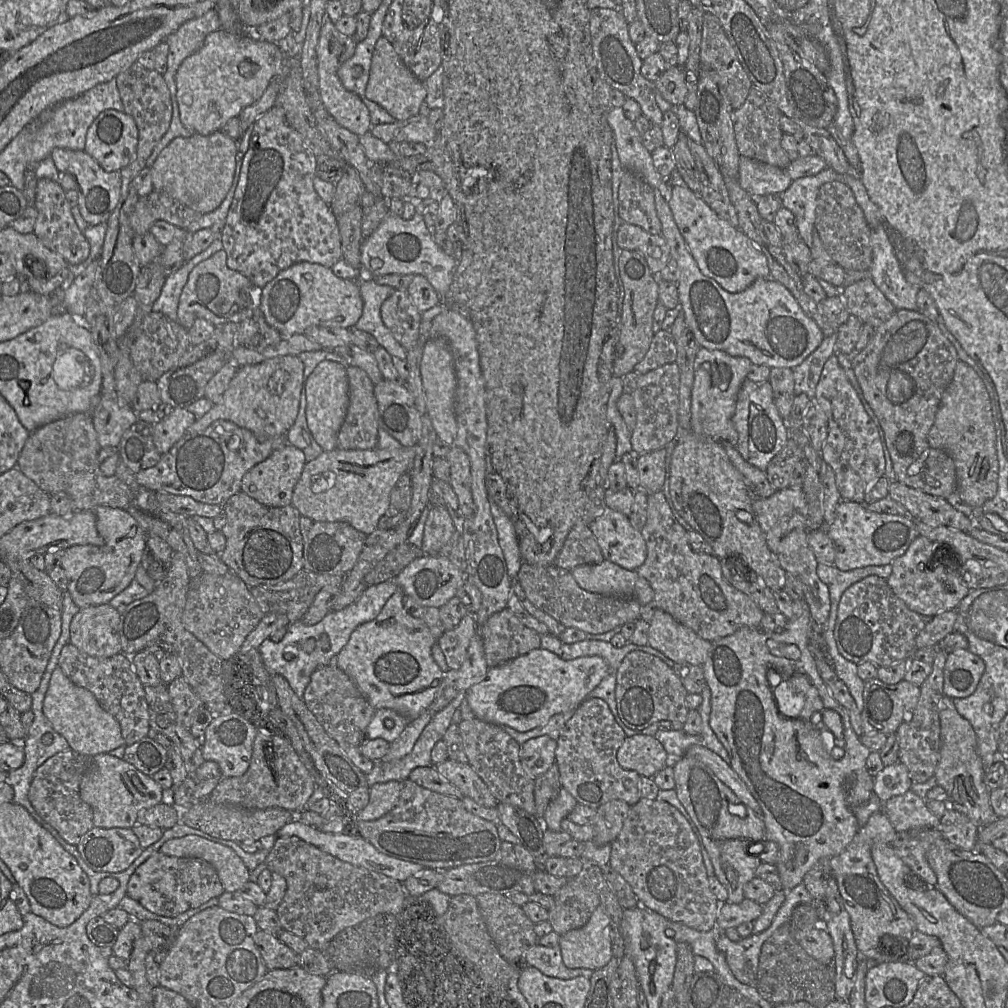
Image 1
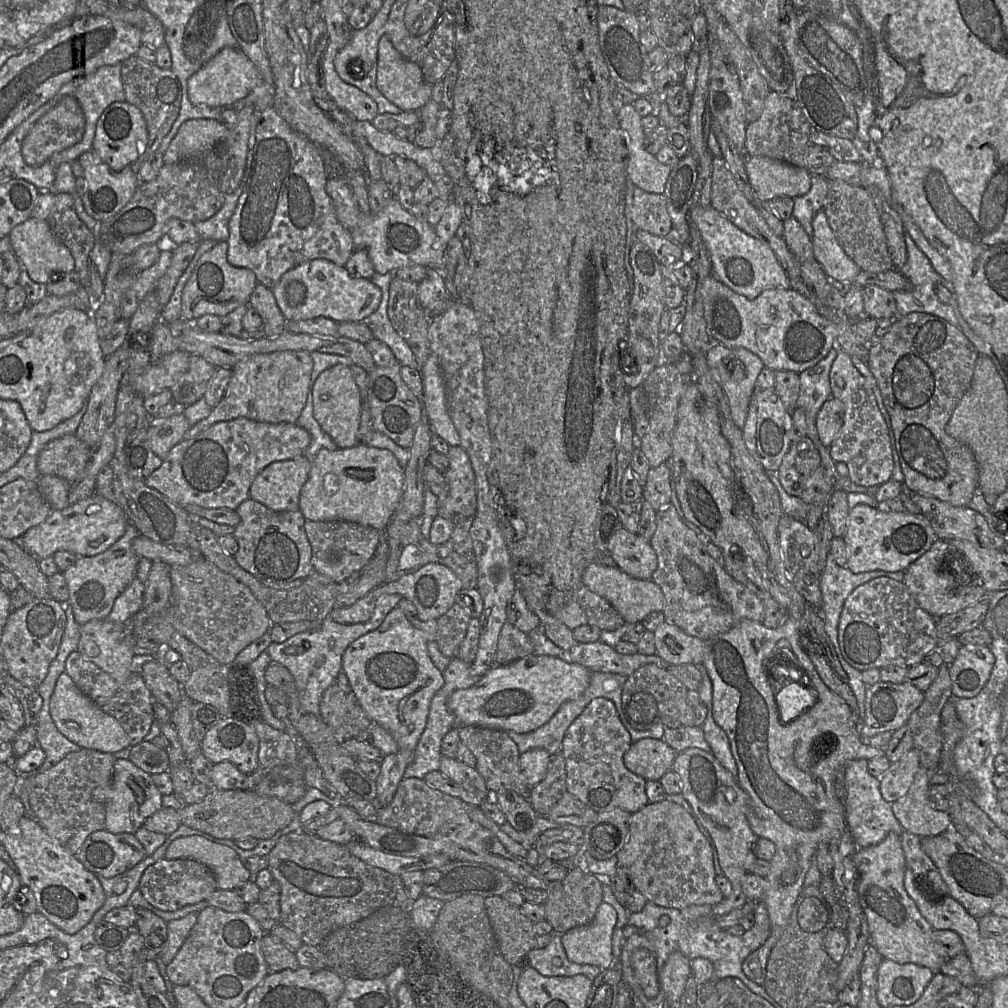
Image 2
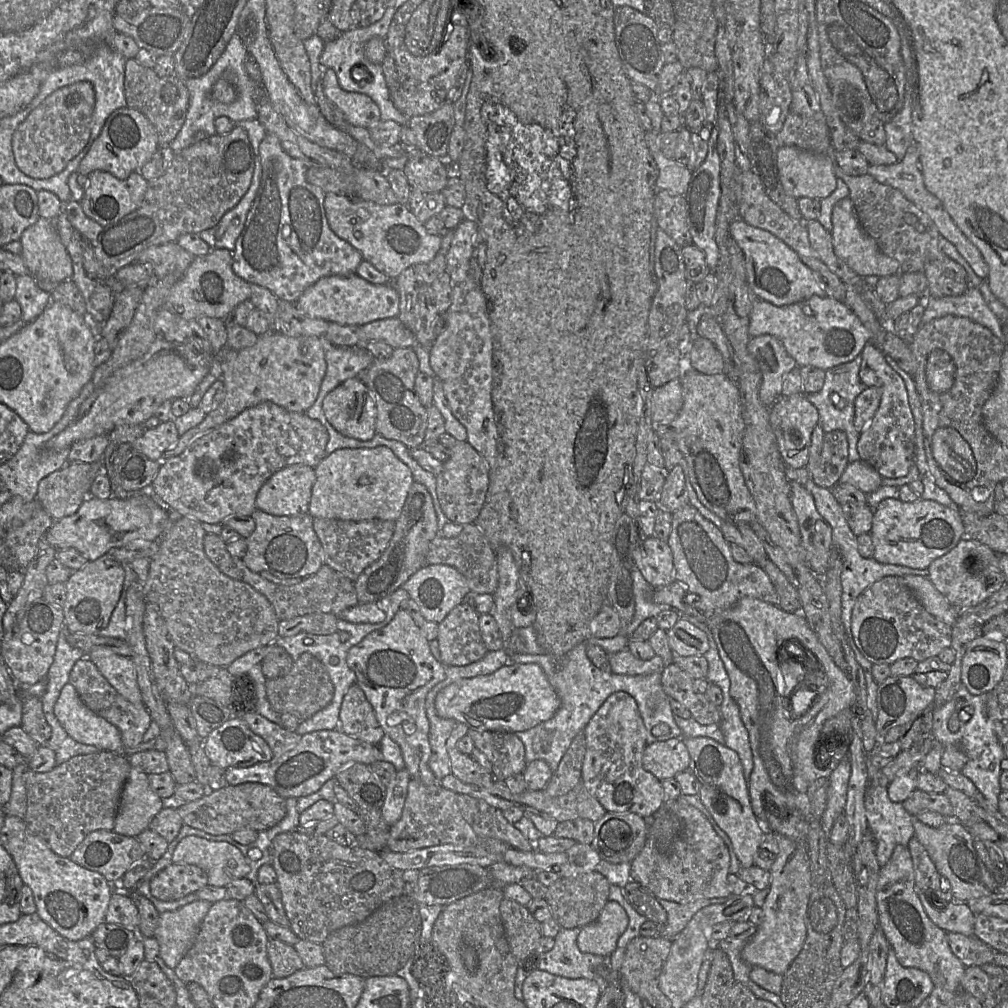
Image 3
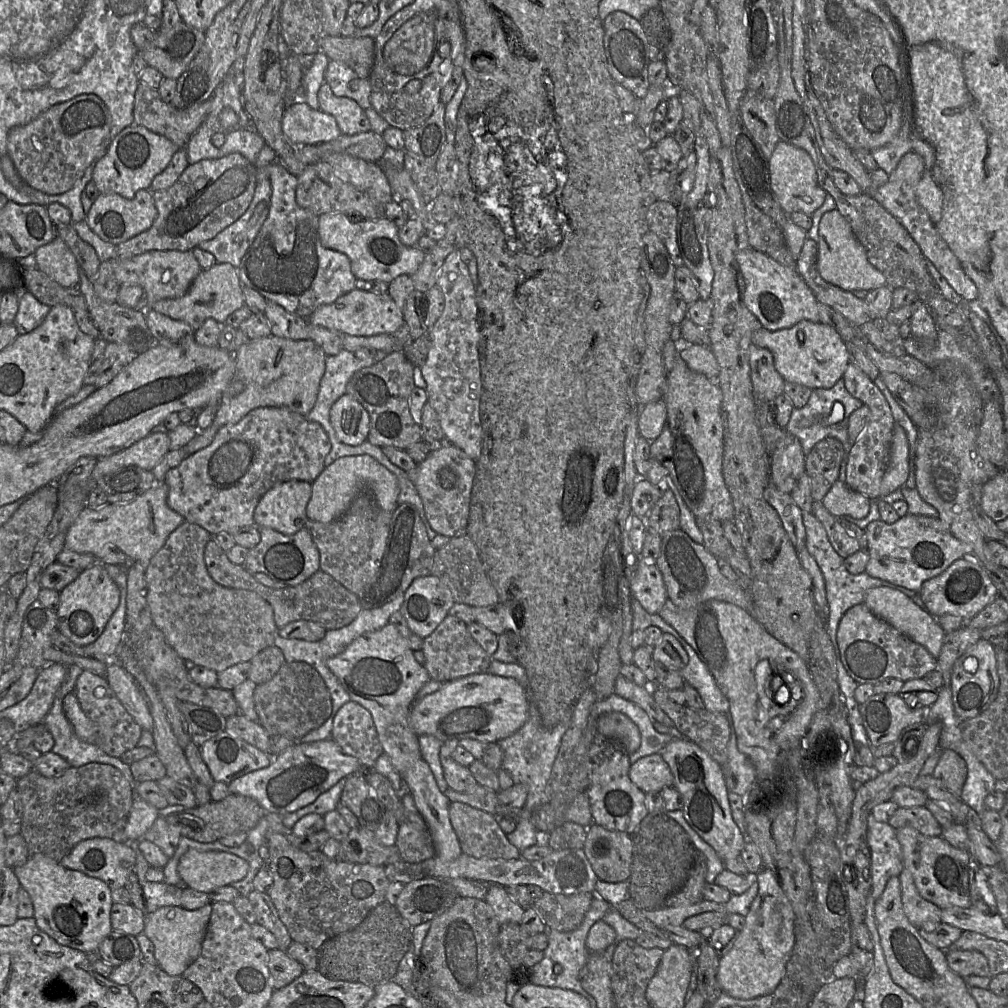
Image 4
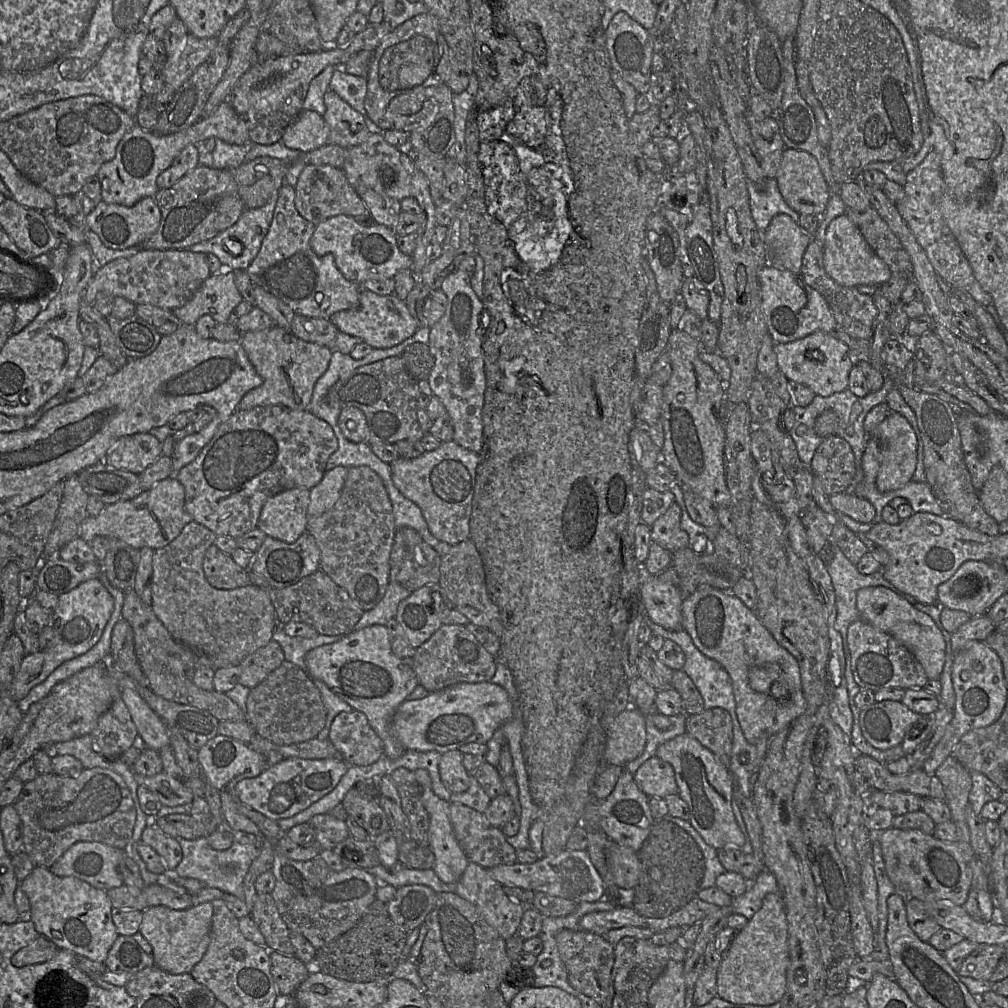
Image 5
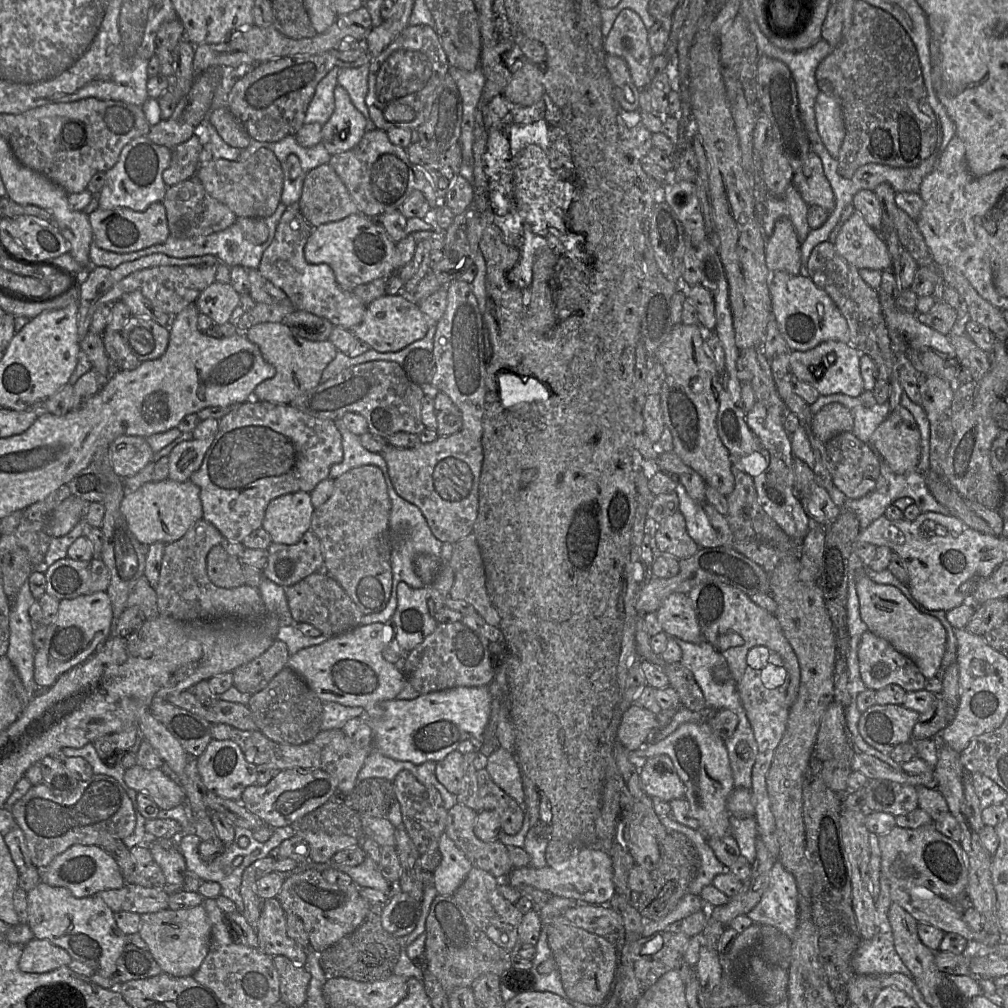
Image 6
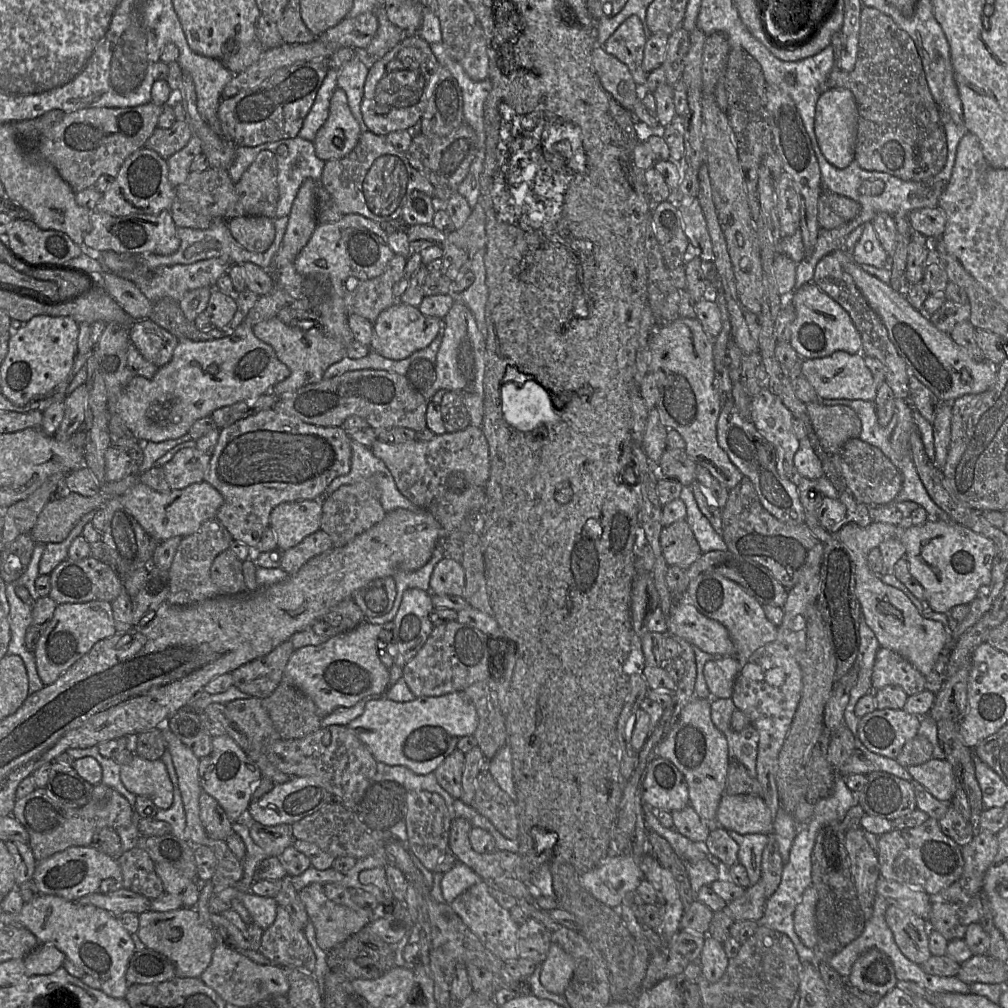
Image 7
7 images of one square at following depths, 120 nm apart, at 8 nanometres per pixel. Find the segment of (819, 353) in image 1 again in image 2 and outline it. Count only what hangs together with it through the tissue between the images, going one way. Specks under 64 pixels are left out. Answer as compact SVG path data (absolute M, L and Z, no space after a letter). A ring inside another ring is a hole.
M832 349L827 357L814 367L799 373L800 392L796 406L816 411L817 414L823 404L832 397L829 370L836 357L837 350Z

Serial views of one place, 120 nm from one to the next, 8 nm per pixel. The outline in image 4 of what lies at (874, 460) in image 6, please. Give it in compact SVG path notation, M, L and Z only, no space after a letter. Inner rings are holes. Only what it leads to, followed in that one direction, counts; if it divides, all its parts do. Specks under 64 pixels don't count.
M826 438L818 442L805 456L806 473L809 476L814 502L821 501L832 485L839 480L843 454L844 447L839 440Z

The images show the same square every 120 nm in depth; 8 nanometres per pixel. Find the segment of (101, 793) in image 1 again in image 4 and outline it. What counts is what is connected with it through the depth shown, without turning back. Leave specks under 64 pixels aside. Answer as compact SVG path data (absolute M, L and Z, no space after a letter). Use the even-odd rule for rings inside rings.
M137 794L124 829L127 842L138 842L159 817L158 809Z

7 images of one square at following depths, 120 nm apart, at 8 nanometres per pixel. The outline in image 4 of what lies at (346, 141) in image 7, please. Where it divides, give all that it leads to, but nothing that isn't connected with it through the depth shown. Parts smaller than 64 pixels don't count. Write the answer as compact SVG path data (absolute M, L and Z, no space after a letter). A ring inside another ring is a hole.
M324 82L318 92L319 109L332 115L342 135L354 135L371 130L370 121L353 99L334 95L331 87Z

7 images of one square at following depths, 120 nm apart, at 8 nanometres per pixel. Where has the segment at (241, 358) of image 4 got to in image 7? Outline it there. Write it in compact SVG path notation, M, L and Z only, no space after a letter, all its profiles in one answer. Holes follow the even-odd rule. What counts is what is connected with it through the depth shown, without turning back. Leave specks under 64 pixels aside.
M274 317L254 325L252 330L257 339L274 349L279 361L290 370L290 375L274 385L270 391L278 399L290 395L305 385L324 380L324 372L346 356L346 347L339 341L327 336L322 329L313 328L303 331L289 327Z

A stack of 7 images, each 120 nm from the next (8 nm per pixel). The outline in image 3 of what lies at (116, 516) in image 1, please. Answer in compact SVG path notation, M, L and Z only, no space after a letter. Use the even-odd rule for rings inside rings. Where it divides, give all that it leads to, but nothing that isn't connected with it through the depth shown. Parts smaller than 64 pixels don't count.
M109 552L73 571L66 581L66 600L62 605L64 626L70 633L95 634L105 628L119 601L124 585L124 565Z

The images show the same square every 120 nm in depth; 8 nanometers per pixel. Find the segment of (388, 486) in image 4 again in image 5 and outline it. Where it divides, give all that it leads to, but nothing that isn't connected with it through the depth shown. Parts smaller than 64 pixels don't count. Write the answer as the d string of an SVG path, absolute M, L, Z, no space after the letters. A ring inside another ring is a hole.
M337 466L326 471L322 480L310 490L308 515L319 516L330 510L340 497L349 468Z

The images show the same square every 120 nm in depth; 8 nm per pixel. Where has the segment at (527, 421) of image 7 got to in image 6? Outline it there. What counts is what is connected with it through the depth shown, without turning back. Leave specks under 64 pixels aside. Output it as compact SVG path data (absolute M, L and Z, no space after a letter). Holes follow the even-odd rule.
M509 373L498 376L501 402L505 408L520 407L518 404L530 404L549 398L546 388L536 379L522 379Z

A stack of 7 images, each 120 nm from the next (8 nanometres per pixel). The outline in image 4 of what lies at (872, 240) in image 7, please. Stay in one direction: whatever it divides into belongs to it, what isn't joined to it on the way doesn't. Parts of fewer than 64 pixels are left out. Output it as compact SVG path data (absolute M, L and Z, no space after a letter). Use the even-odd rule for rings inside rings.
M835 209L826 212L819 223L817 266L821 277L845 291L871 291L886 285L885 276L867 258L866 251L855 237L850 224Z

